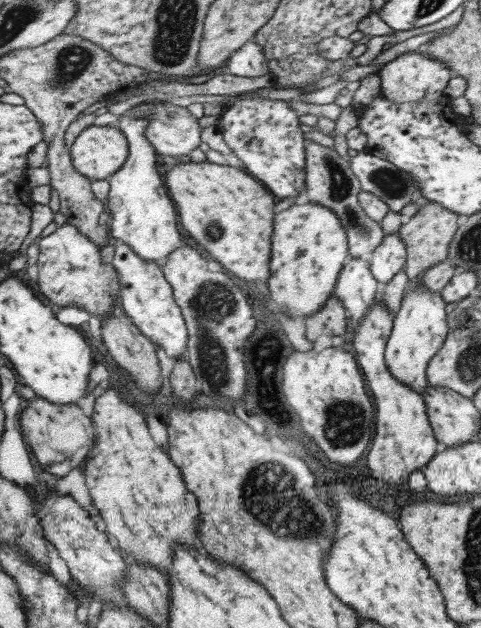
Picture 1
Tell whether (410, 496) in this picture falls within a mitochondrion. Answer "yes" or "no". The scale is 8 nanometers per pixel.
no

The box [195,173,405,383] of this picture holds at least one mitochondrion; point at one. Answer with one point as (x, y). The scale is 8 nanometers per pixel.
(215, 229)

